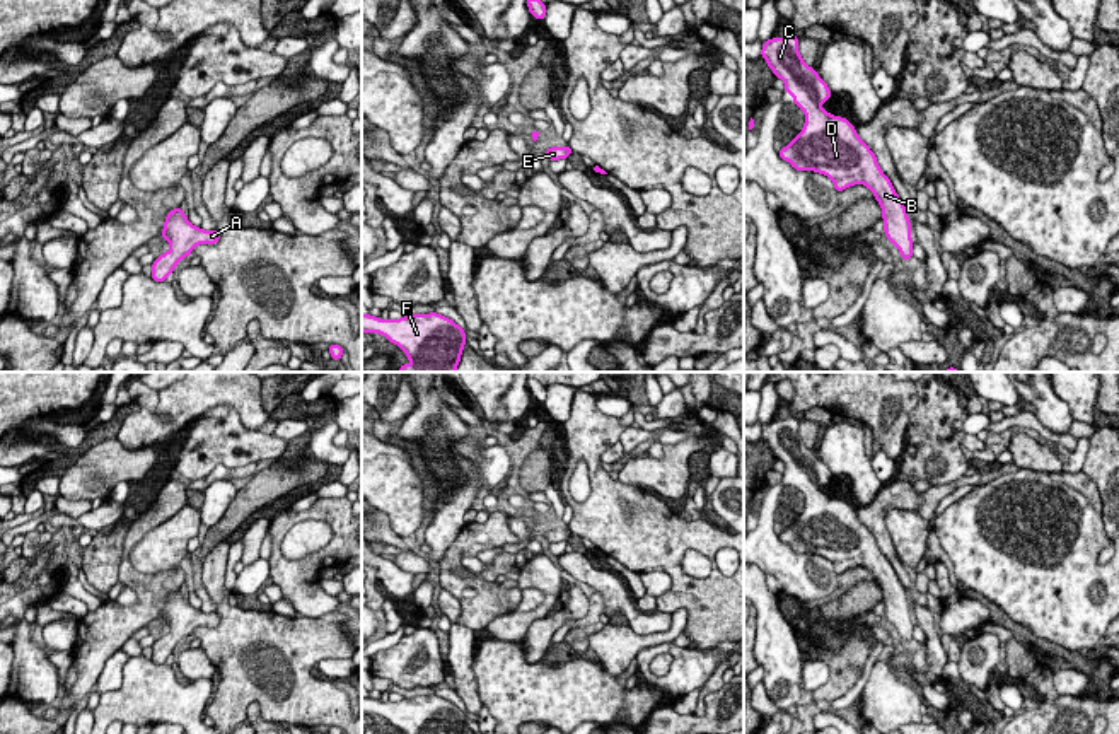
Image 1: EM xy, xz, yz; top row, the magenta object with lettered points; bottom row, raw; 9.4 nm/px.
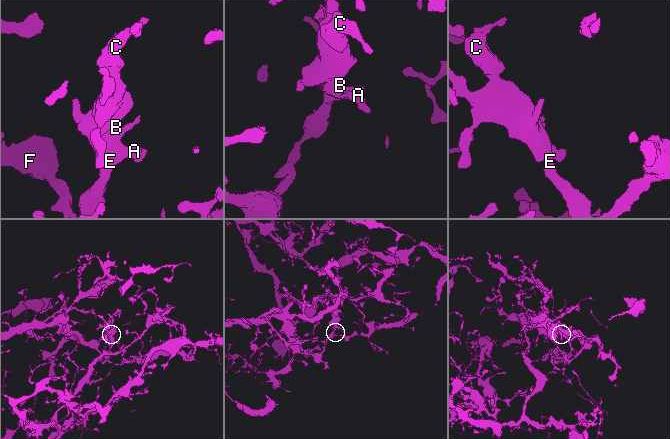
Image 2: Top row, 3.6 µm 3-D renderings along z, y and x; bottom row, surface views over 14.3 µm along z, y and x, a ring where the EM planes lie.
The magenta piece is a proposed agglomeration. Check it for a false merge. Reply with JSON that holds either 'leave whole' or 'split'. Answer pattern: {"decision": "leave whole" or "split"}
{"decision": "leave whole"}

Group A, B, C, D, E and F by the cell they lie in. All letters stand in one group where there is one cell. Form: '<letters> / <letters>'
A B C D E F

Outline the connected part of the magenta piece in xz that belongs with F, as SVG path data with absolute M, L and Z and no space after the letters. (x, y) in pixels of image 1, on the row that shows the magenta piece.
M437 312L401 319L362 314L362 333L374 331L384 335L415 362L397 367L399 372L455 372L466 345L466 331Z

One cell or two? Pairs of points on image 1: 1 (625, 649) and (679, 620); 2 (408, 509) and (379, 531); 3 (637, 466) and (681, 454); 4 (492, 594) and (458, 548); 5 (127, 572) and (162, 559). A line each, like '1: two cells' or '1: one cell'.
1: one cell
2: two cells
3: one cell
4: one cell
5: two cells

